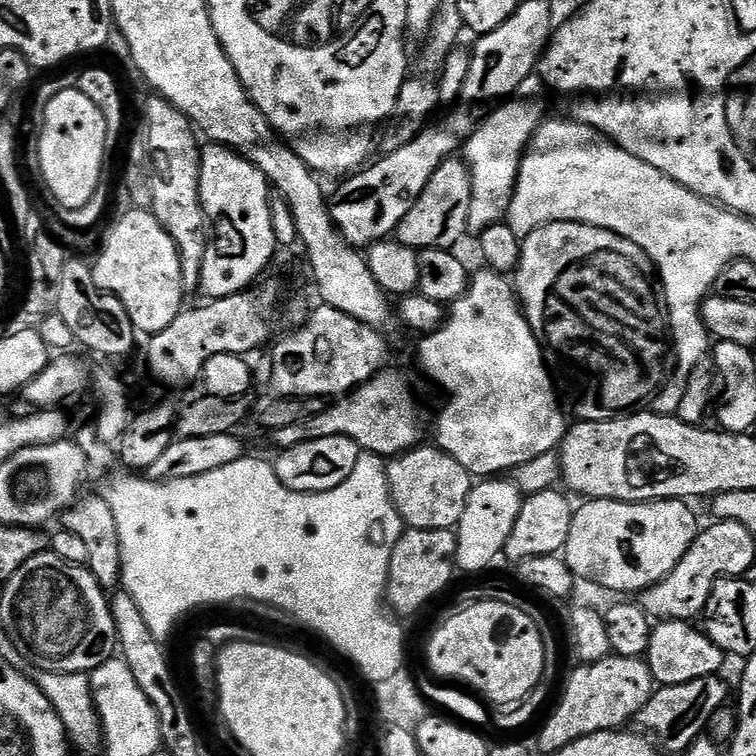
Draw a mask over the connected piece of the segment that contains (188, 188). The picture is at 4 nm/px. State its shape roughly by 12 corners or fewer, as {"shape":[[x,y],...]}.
{"shape":[[155,94],[143,135],[154,202],[174,238],[185,293],[210,239],[200,201],[202,144]]}

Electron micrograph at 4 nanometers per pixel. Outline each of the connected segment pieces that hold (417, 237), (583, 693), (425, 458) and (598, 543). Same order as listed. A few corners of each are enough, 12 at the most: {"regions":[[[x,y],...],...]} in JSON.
{"regions":[[[442,162],[402,218],[407,248],[455,249],[468,232],[472,172]],[[613,654],[576,666],[539,729],[554,754],[639,717],[654,677]],[[439,446],[387,461],[408,528],[455,529],[474,477]],[[593,500],[562,559],[573,577],[639,594],[698,535],[683,500]]]}

